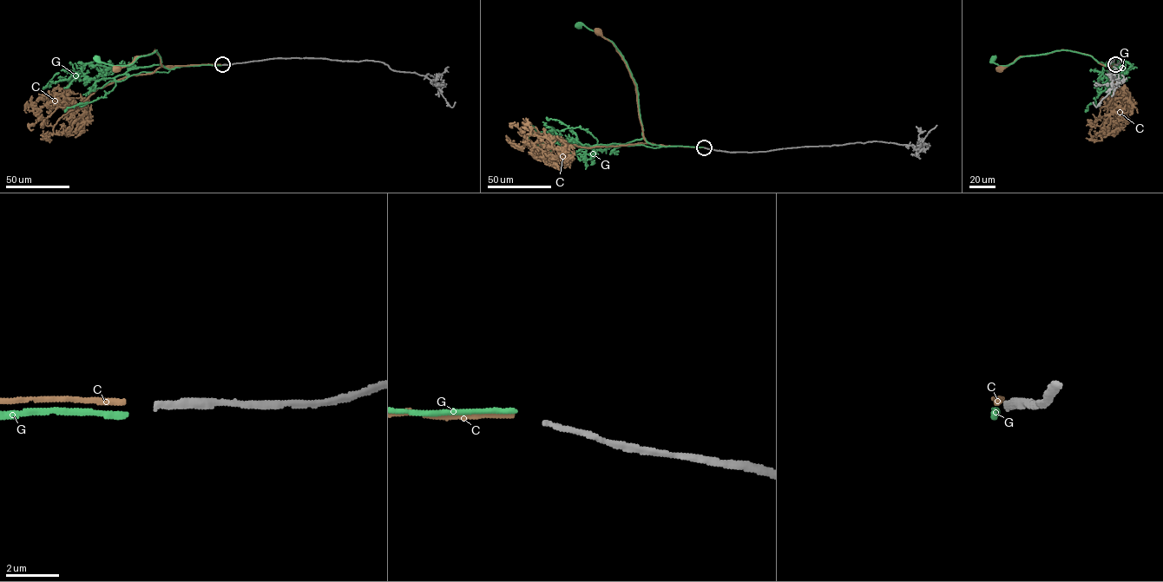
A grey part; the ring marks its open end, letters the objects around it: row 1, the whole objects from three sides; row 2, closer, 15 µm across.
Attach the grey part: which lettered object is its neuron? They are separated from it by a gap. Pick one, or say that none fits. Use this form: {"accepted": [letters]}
{"accepted": []}

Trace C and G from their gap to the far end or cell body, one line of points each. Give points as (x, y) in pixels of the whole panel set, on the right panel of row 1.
C: (1115, 64), (1111, 68), (1099, 63), (1092, 56), (1061, 49), (1020, 56), (1000, 68)
G: (1114, 65), (1113, 68), (1091, 56), (1068, 50), (1020, 56), (1006, 65), (1000, 66), (992, 62), (993, 58)

